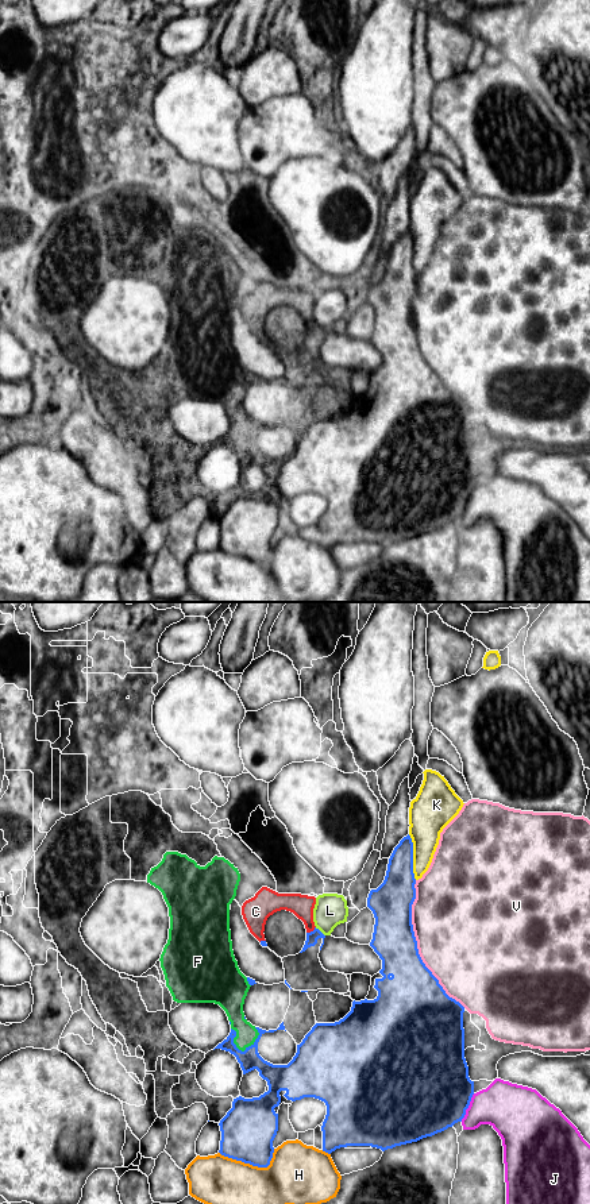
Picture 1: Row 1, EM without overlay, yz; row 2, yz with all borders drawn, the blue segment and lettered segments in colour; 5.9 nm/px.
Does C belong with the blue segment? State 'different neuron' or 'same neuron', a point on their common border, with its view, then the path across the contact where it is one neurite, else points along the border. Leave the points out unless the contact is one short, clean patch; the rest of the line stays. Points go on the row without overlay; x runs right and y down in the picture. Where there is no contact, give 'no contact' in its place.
same neuron | yz (311, 327)

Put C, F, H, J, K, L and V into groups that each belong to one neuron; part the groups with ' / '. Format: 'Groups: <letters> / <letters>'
Groups: C / F / H / J / K / L / V

